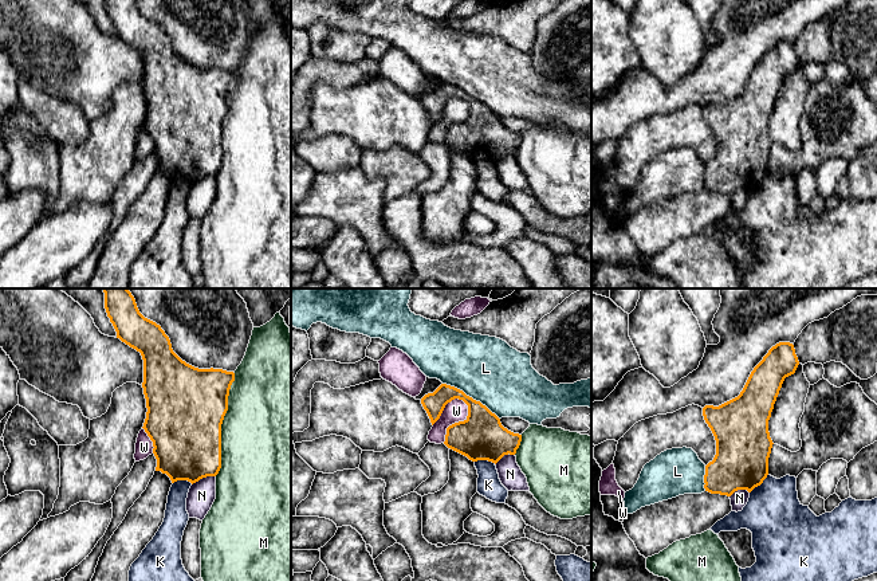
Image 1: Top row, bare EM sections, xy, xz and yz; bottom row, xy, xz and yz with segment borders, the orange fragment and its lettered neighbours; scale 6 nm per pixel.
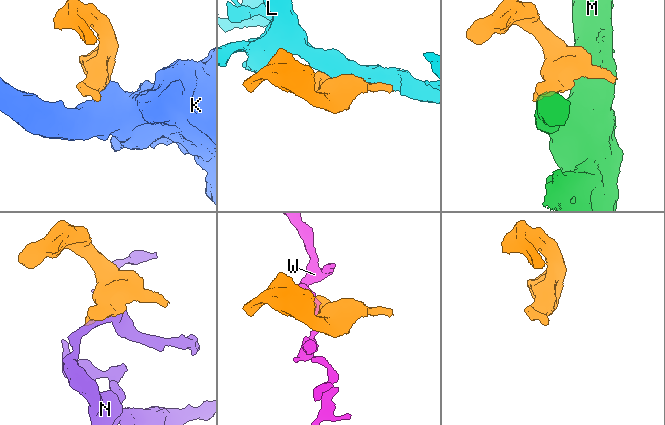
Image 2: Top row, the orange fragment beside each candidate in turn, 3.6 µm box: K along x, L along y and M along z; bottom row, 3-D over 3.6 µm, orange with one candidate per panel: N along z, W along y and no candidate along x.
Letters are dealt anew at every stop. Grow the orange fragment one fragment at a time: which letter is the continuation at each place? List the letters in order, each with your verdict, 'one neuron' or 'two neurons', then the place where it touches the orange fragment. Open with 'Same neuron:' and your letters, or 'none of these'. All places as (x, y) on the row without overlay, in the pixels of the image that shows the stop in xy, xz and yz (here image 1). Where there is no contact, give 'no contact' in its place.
Same neuron: L
K: two neurons; meets orange in yz at (759, 184)
L: one neuron; meets orange in xz at (471, 97)
M: two neurons; meets orange in xy at (221, 122)
N: two neurons; meets orange in xy at (203, 176)
W: two neurons; meets orange in xz at (459, 121)

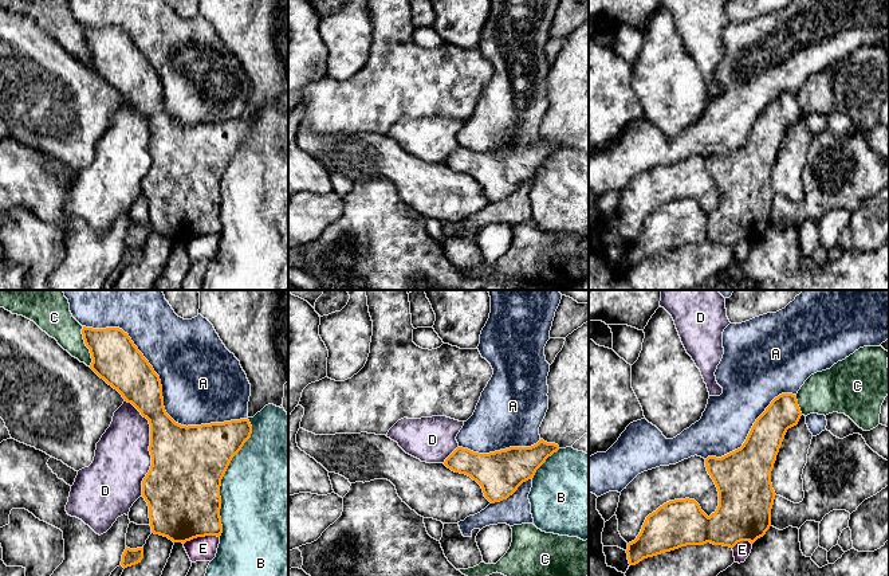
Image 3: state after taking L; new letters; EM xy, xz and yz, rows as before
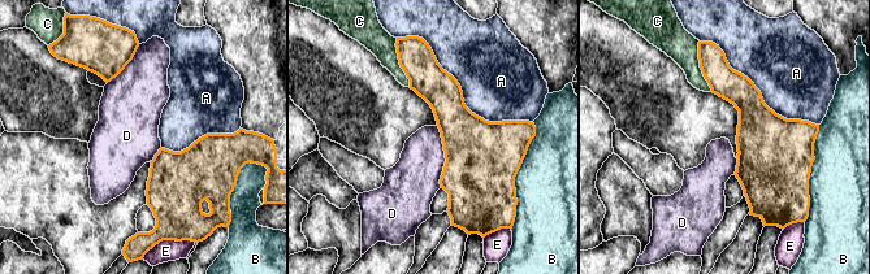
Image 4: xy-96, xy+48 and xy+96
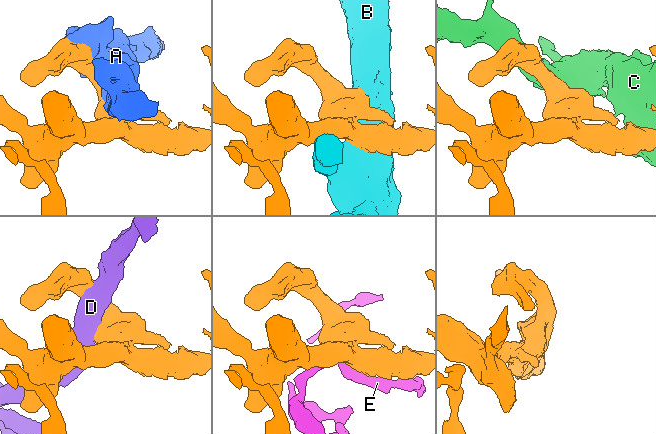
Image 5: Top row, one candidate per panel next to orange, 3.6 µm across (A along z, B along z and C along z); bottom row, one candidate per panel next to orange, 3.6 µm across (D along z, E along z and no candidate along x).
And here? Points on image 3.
Same neuron: none of these
A: two neurons; meets orange in xy at (161, 90)
B: two neurons; meets orange in xy at (223, 175)
C: two neurons; meets orange in xy at (86, 44)
D: two neurons; meets orange in xy at (149, 145)
E: two neurons; meets orange in xy at (201, 235)

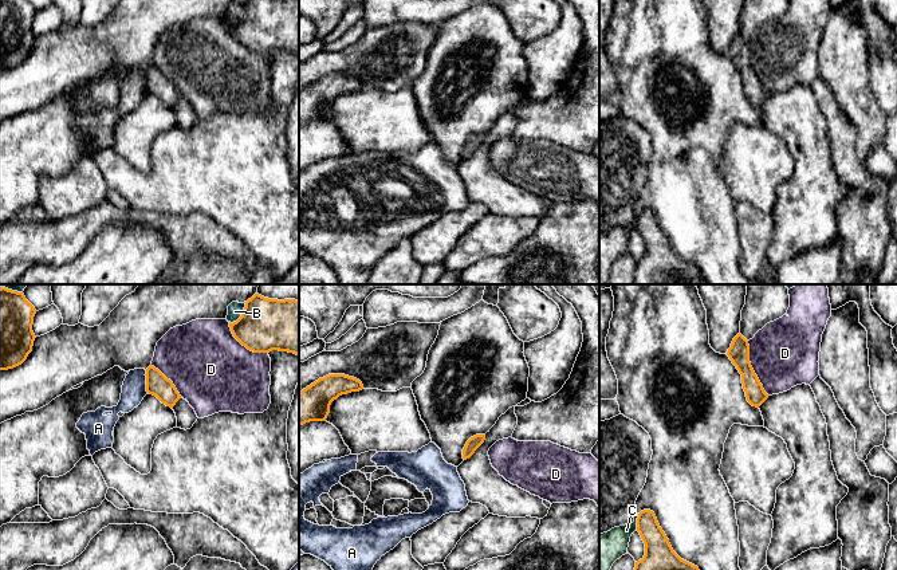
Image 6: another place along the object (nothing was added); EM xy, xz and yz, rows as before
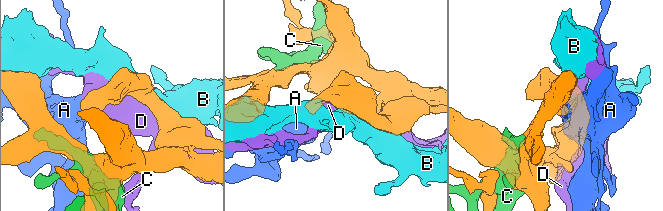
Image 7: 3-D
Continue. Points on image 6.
Same neuron: none of these
A: two neurons; meets orange in xy at (146, 81)
B: two neurons; meets orange in xy at (242, 14)
C: two neurons; meets orange in yz at (637, 221)
D: two neurons; meets orange in yz at (751, 67)

